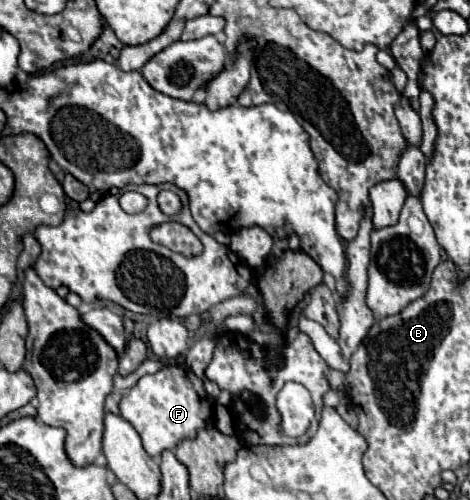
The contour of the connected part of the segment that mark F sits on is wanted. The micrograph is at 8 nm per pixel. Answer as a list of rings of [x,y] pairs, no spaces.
[[[177,364],[163,366],[163,370],[159,370],[155,374],[141,376],[139,382],[121,398],[119,408],[121,408],[121,418],[127,420],[137,430],[137,434],[143,440],[143,448],[151,458],[157,458],[163,450],[175,450],[181,440],[195,438],[197,430],[205,428],[211,418],[211,402],[203,390],[203,382]]]

